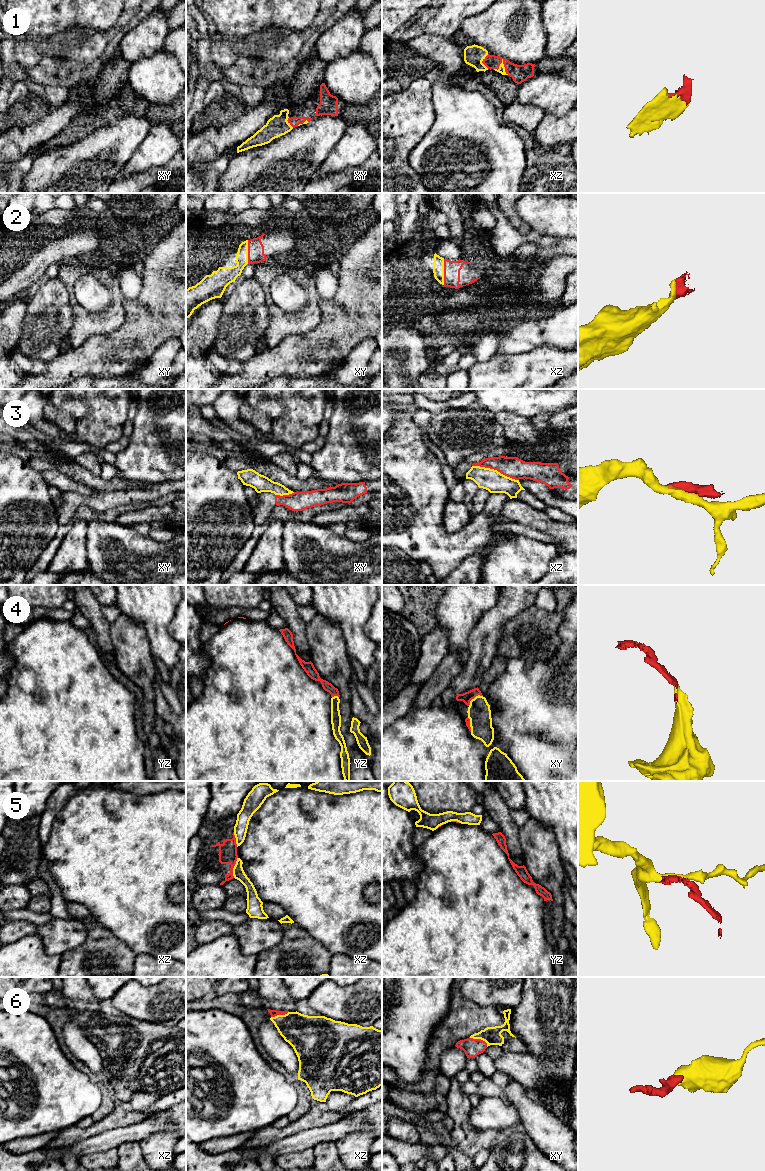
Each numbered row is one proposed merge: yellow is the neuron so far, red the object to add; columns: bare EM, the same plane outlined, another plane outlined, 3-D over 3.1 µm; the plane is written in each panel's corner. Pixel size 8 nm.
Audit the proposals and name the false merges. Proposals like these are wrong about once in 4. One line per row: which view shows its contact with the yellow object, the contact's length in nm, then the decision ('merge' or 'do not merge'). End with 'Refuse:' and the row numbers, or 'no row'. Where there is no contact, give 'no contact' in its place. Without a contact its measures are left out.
1: meets yellow in xz; contact 140 nm long; merge
2: meets yellow in xz; contact 200 nm long; merge
3: meets yellow in xz; contact 400 nm long; do not merge
4: meets yellow in xy; contact 150 nm long; merge
5: meets yellow in xz; contact 170 nm long; do not merge
6: meets yellow in xy; contact 170 nm long; merge
Refuse: 3, 5

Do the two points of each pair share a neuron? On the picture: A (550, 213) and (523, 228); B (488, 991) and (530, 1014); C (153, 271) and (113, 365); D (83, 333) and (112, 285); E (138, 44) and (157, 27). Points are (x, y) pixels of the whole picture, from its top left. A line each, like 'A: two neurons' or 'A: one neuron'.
A: two neurons
B: two neurons
C: one neuron
D: one neuron
E: one neuron

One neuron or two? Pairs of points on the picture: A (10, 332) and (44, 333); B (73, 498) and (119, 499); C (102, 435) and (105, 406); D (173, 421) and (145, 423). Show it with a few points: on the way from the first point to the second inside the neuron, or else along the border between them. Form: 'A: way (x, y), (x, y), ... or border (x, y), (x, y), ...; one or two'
A: border (26, 309), (21, 335), (16, 345); two
B: way (84, 500), (108, 500); one
C: way (102, 428), (105, 421), (105, 413); one
D: way (166, 423), (152, 423); one

